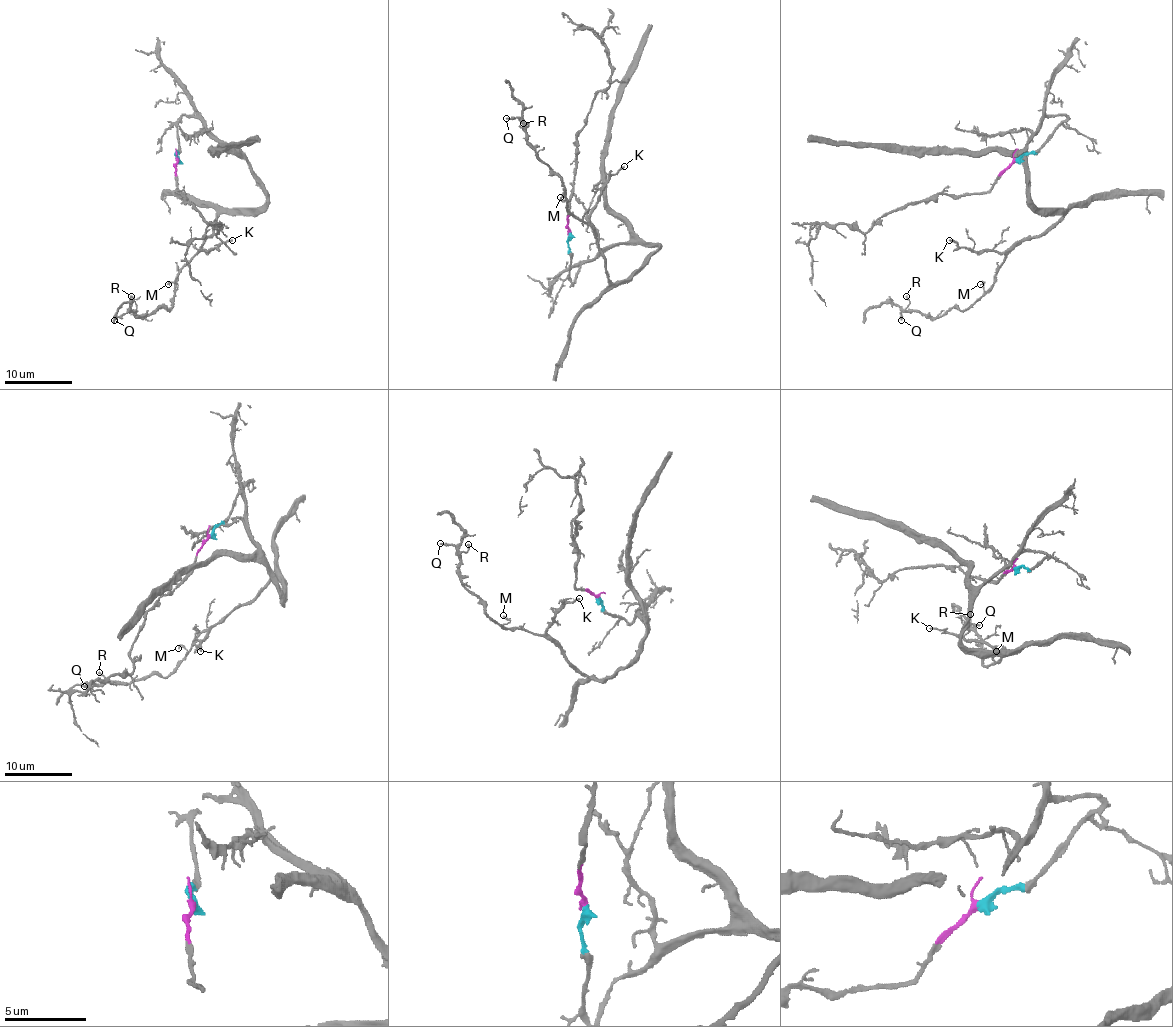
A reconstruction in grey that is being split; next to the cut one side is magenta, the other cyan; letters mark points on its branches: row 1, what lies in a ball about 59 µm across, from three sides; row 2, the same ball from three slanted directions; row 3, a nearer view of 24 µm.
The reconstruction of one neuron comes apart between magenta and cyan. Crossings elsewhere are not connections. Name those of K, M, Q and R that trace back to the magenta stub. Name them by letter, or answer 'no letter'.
no letter

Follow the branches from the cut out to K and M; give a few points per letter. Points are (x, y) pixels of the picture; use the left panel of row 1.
K: (178, 160), (179, 117), (186, 116), (247, 161), (266, 200), (222, 212), (198, 251), (232, 239)
M: (178, 160), (179, 117), (191, 116), (247, 161), (266, 200), (222, 212), (178, 275), (176, 289), (168, 284)

